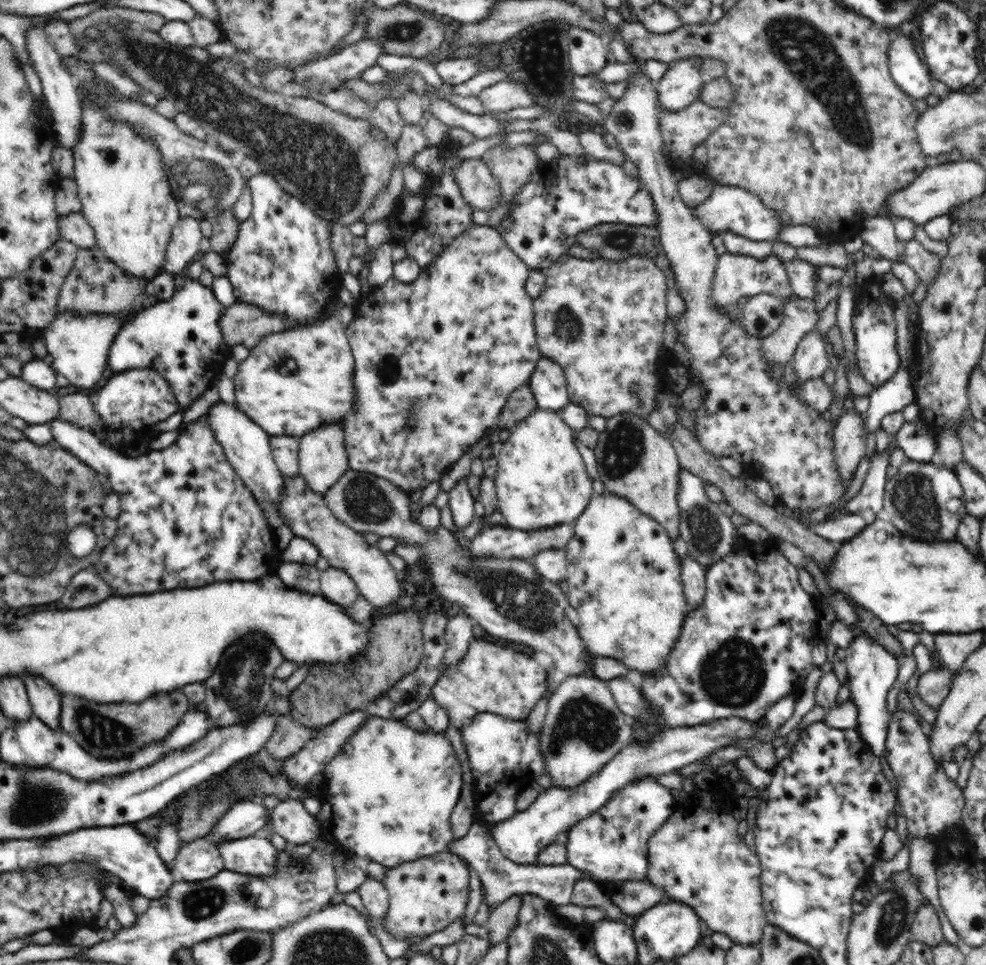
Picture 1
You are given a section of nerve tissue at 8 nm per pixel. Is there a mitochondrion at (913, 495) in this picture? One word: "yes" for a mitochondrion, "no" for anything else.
yes

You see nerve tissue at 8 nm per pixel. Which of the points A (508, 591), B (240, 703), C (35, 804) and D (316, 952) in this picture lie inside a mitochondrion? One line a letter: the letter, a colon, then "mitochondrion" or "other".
A: mitochondrion
B: mitochondrion
C: mitochondrion
D: mitochondrion

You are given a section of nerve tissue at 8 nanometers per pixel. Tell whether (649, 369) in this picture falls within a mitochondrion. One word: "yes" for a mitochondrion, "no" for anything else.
no

